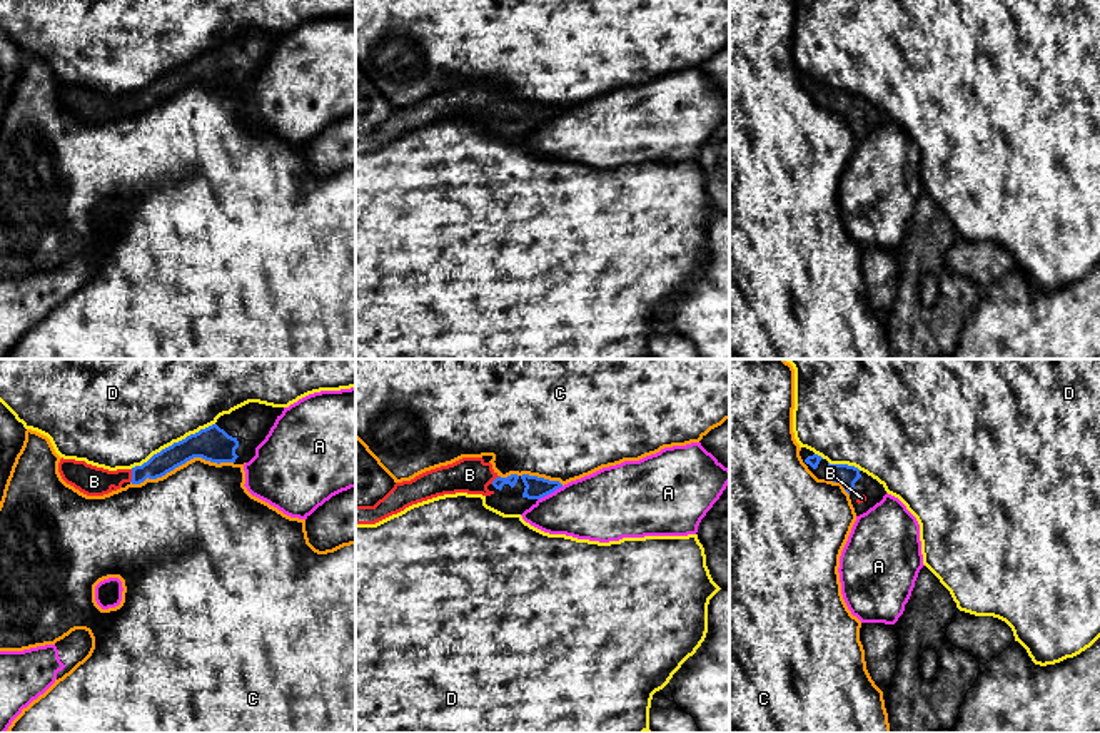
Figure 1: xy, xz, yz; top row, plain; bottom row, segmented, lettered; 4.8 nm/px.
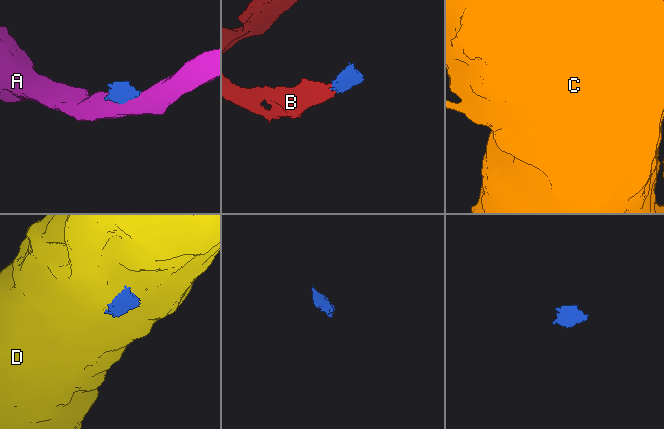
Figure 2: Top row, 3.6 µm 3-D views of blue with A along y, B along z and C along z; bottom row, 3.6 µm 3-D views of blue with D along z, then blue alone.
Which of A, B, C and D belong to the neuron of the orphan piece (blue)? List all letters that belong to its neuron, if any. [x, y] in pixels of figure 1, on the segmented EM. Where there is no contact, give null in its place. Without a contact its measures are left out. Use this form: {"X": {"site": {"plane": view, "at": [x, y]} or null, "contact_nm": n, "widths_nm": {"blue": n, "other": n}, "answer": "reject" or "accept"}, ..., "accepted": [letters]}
{"A": {"site": {"plane": "xz", "at": [550, 493]}, "contact_nm": 140, "widths_nm": {"blue": 110, "other": 320}, "answer": "reject"}, "B": {"site": {"plane": "xy", "at": [132, 476]}, "contact_nm": 70, "widths_nm": {"blue": 110, "other": 140}, "answer": "accept"}, "C": {"site": {"plane": "xy", "at": [181, 465]}, "contact_nm": 500, "widths_nm": {"blue": 170, "other": 480}, "answer": "reject"}, "D": {"site": {"plane": "xy", "at": [174, 443]}, "contact_nm": 460, "widths_nm": {"blue": 170, "other": 500}, "answer": "reject"}, "accepted": ["B"]}

